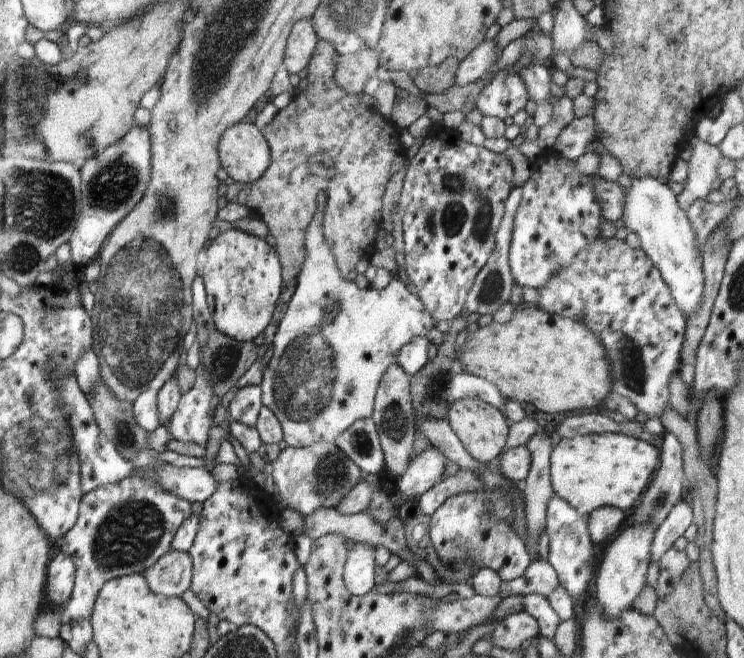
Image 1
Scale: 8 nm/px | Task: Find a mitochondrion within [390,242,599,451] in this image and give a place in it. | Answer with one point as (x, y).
(491, 291)

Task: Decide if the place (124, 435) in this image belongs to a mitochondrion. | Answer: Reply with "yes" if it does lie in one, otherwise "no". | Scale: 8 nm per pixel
yes

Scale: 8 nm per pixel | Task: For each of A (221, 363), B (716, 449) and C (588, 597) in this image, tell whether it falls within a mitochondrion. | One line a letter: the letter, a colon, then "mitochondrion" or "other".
A: mitochondrion
B: other
C: other

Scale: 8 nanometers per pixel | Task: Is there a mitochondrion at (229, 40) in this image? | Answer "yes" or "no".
yes

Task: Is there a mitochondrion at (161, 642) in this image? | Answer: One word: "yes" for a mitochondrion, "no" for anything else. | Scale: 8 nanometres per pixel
no

